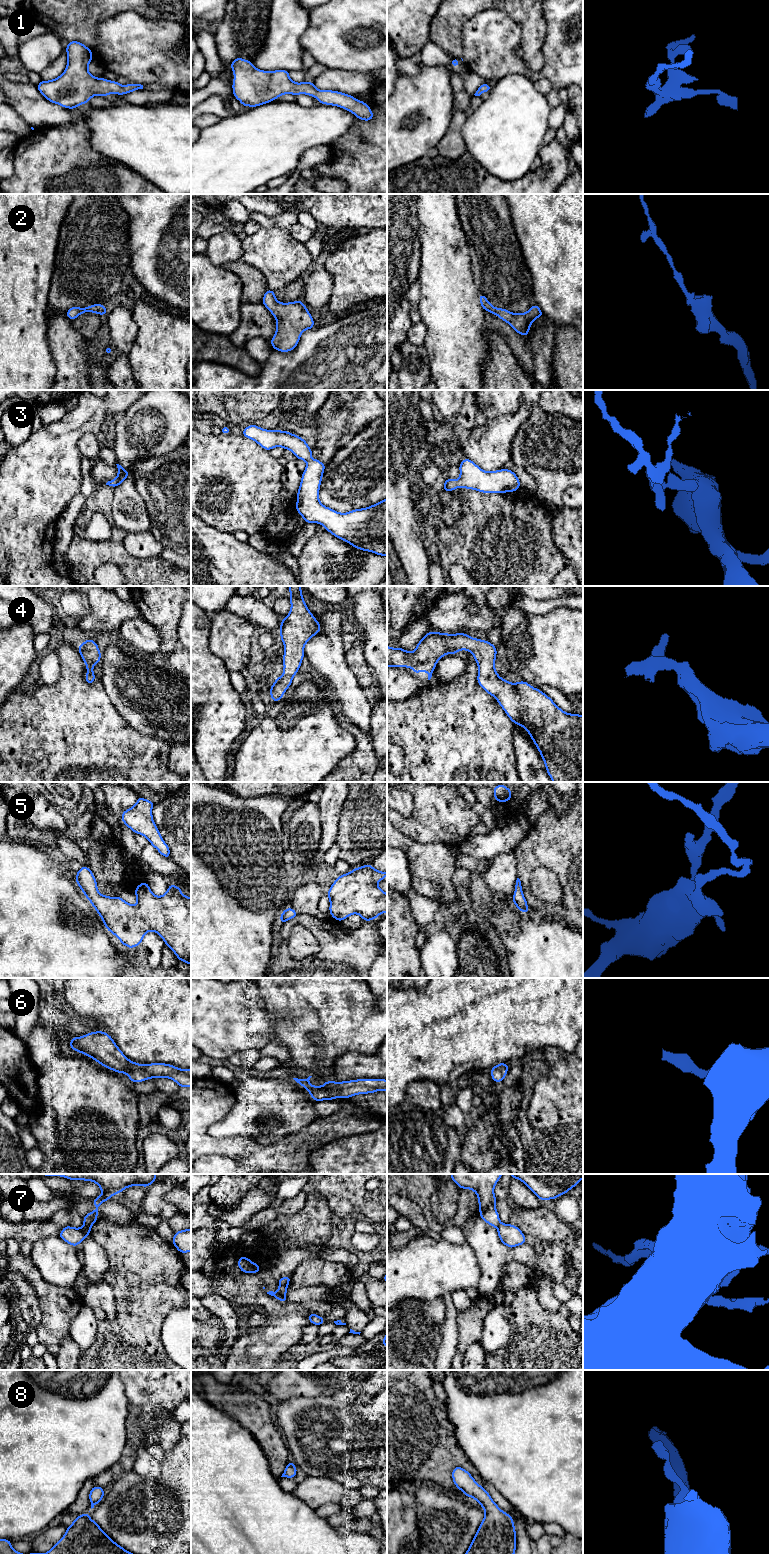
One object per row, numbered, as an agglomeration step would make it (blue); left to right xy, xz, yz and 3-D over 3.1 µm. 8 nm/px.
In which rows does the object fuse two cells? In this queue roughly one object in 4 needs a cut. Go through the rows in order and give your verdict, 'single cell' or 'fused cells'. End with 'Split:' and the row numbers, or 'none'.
1: single cell
2: single cell
3: single cell
4: single cell
5: single cell
6: single cell
7: fused cells
8: single cell
Split: 7

